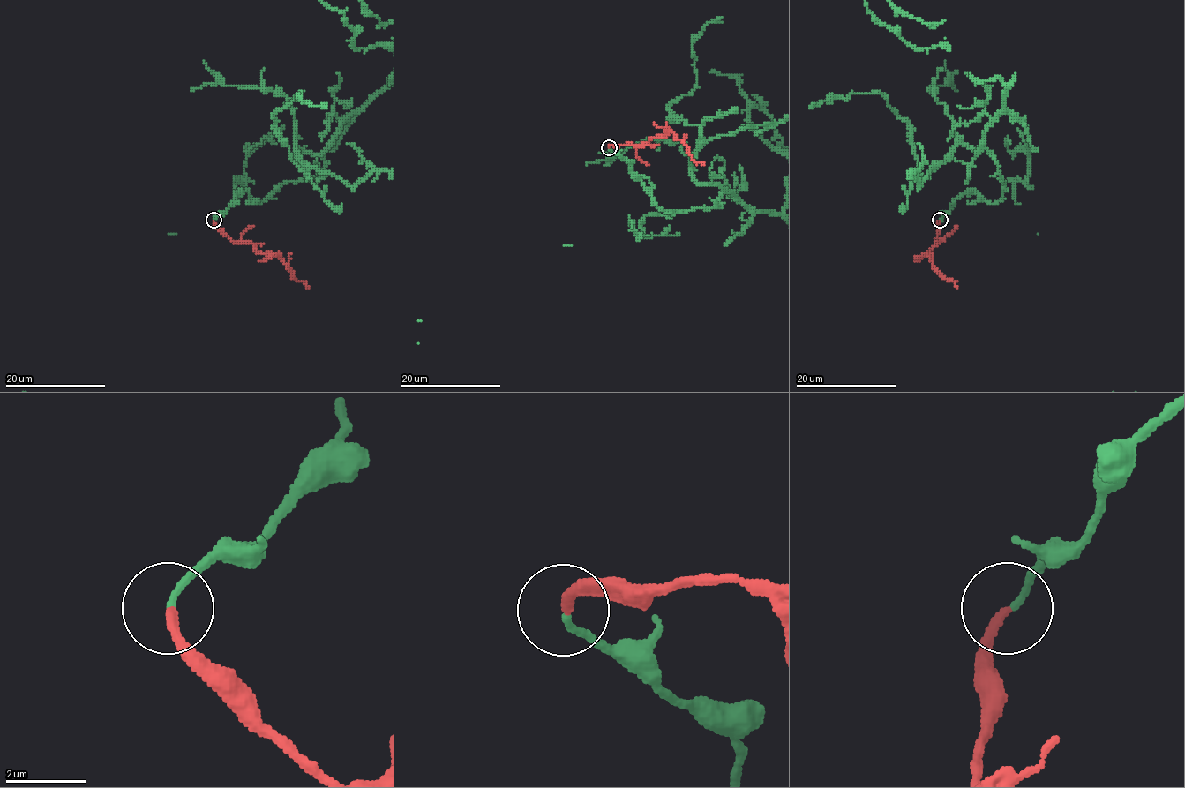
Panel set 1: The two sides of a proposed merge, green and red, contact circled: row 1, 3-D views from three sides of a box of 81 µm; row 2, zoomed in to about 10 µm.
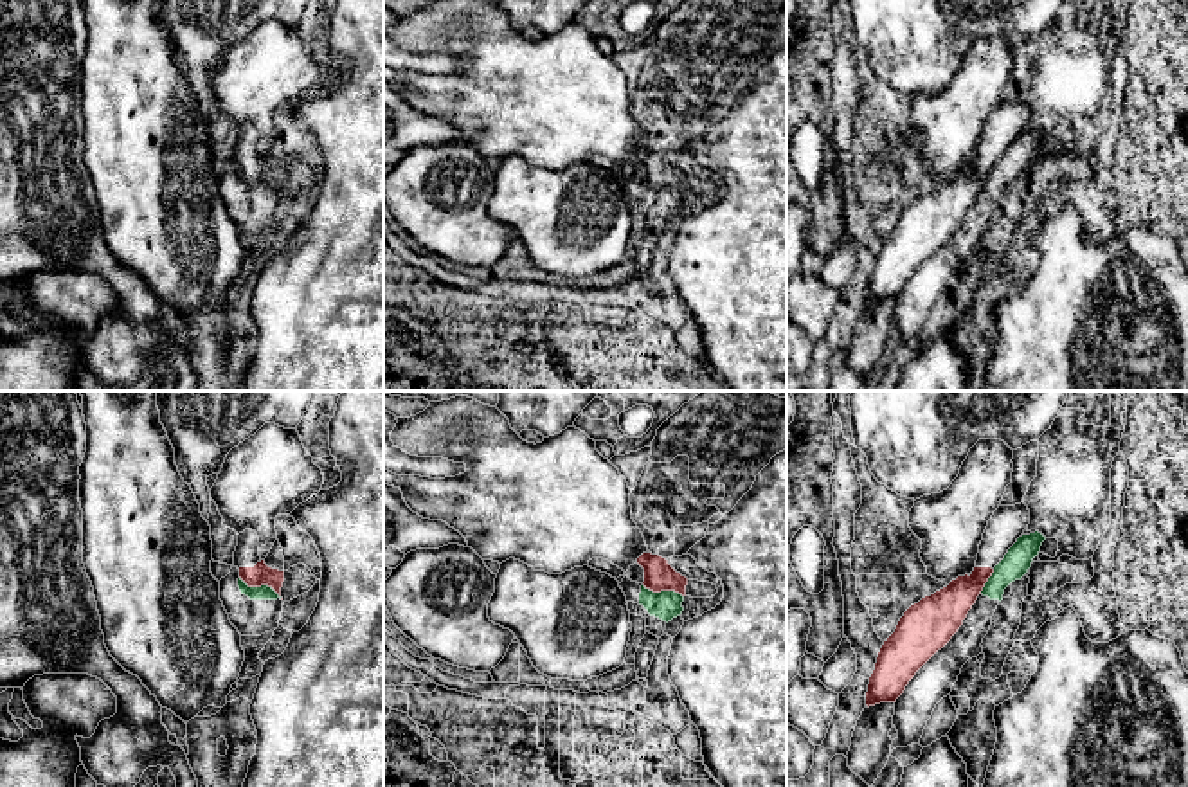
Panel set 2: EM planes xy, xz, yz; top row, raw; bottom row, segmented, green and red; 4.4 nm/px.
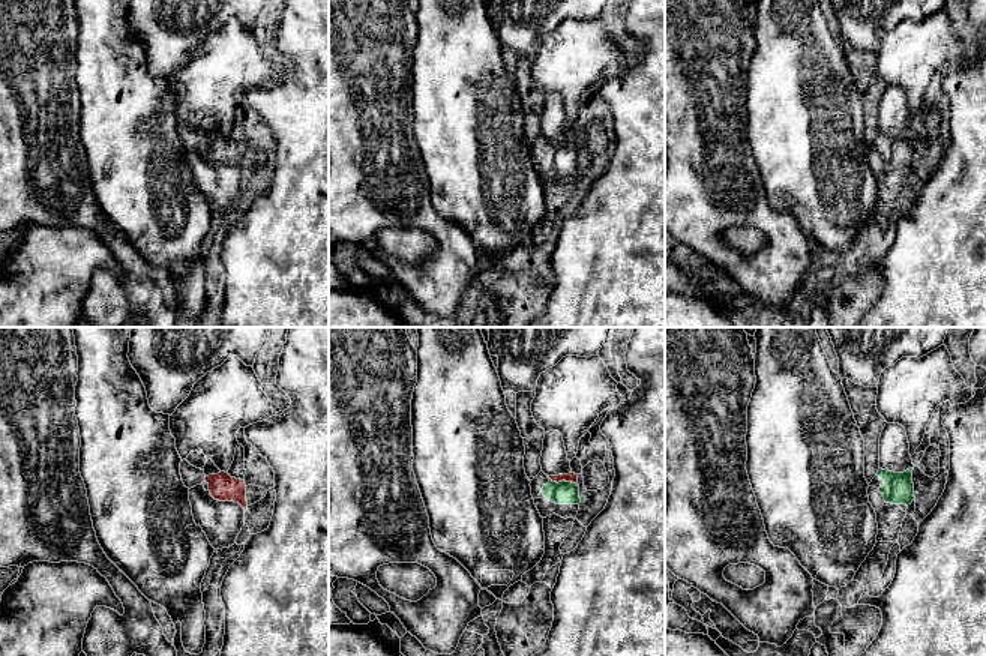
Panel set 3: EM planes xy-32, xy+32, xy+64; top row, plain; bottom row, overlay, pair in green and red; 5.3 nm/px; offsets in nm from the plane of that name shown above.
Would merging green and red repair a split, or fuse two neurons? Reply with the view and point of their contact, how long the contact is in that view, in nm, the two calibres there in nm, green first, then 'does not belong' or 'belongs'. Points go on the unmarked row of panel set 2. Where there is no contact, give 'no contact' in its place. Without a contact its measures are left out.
xy (261, 182) | 200 nm | 60/100 nm | does not belong

